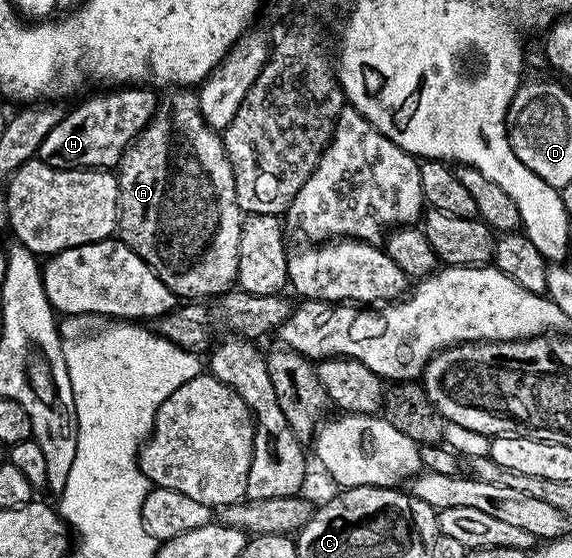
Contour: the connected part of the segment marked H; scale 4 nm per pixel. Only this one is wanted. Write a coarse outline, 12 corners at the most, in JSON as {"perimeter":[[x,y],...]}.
{"perimeter":[[142,84],[67,109],[36,157],[113,171],[160,98]]}

